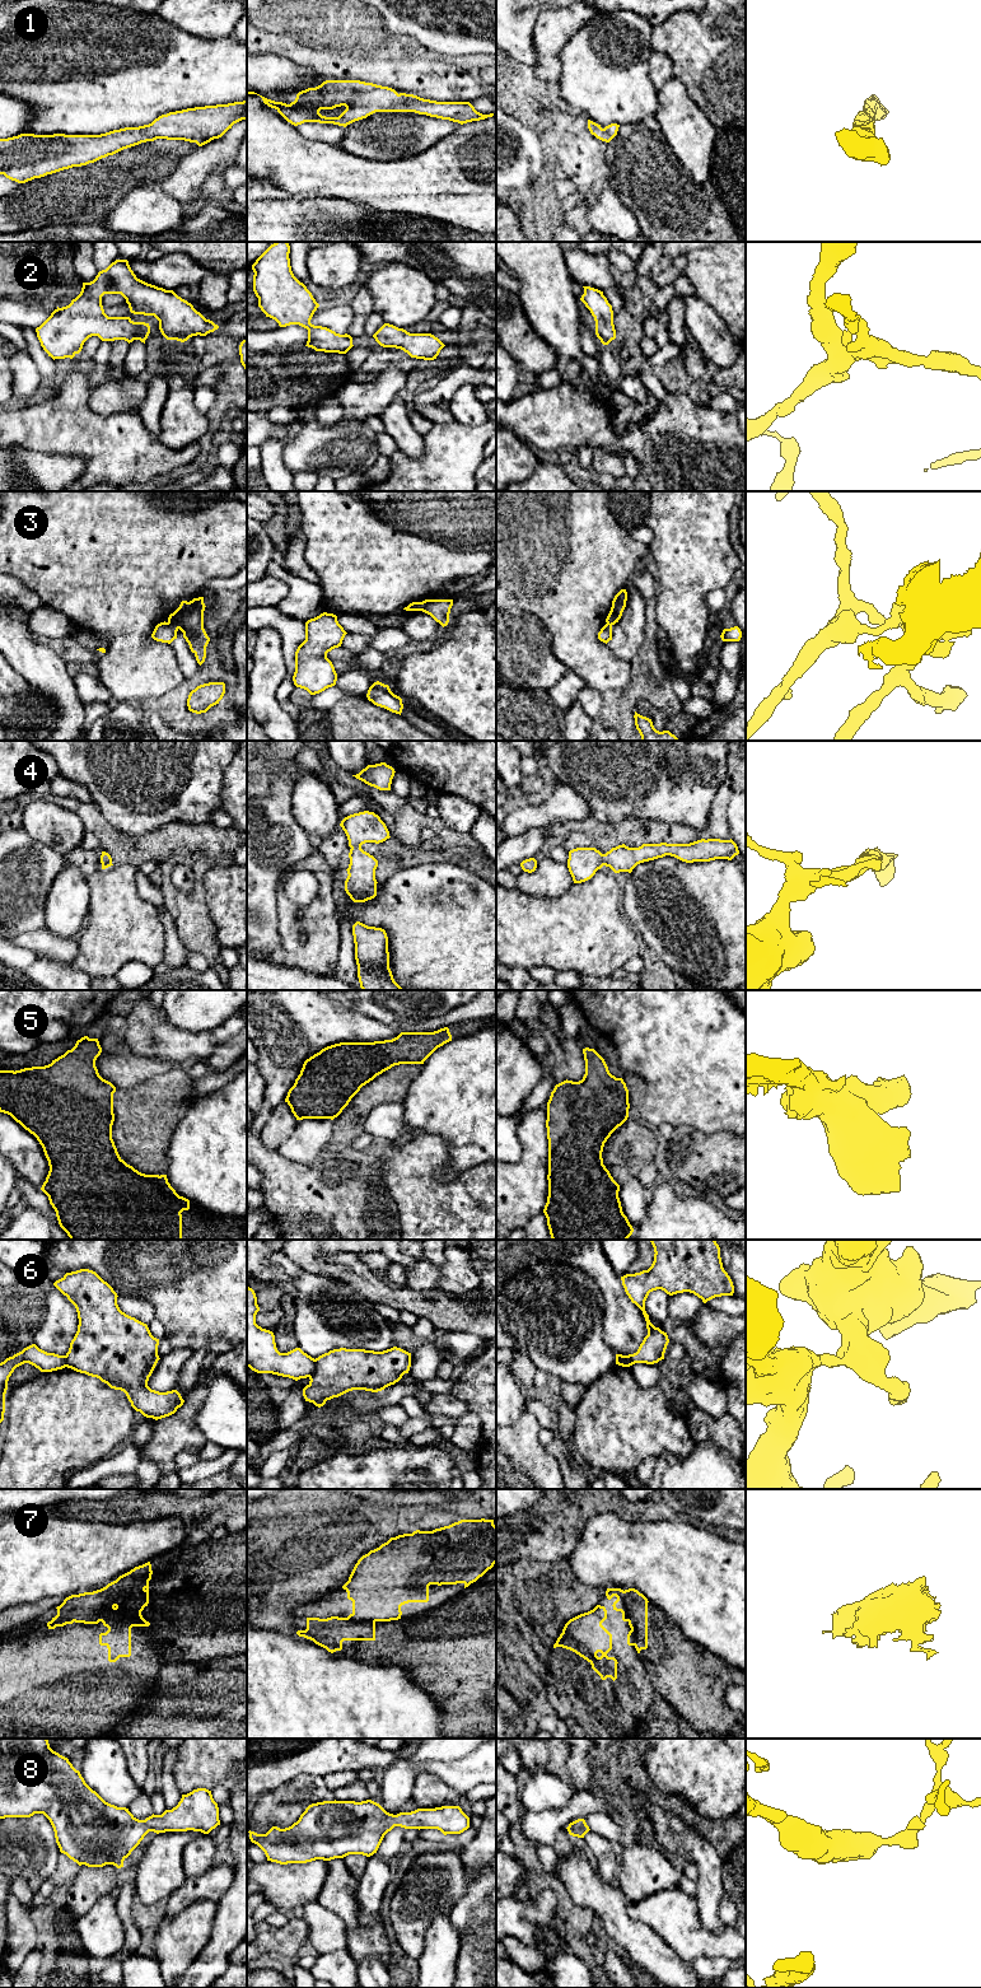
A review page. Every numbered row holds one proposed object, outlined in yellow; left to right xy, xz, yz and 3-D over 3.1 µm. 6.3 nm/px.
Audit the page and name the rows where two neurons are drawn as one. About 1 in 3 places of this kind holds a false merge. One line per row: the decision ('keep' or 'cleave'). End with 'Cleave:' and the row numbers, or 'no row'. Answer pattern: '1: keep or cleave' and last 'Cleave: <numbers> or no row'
1: keep
2: keep
3: cleave
4: keep
5: keep
6: cleave
7: cleave
8: keep
Cleave: 3, 6, 7

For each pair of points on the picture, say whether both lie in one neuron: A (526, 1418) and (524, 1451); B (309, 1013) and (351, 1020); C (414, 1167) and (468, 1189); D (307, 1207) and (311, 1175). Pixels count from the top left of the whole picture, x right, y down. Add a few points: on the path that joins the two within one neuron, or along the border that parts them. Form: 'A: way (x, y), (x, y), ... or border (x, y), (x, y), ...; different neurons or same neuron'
A: way (526, 1426), (524, 1443); same neuron
B: way (320, 1020), (341, 1020); same neuron
C: way (428, 1181), (435, 1189), (454, 1189); same neuron
D: way (312, 1199), (311, 1182); same neuron

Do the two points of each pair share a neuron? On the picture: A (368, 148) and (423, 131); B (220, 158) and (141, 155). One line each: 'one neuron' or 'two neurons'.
A: one neuron
B: two neurons

